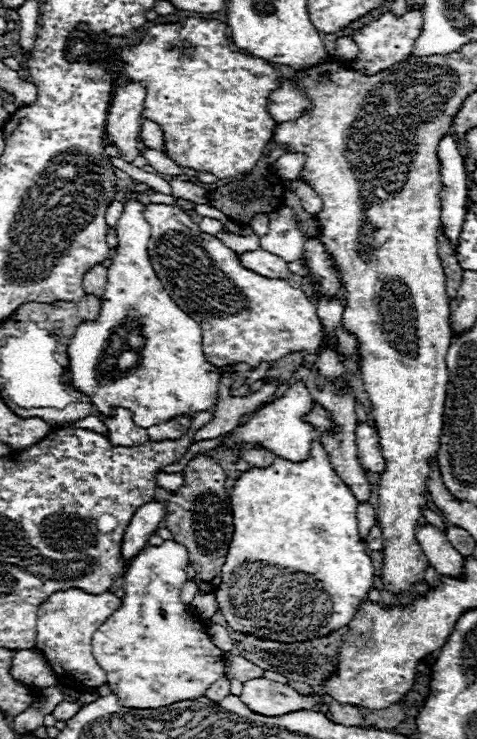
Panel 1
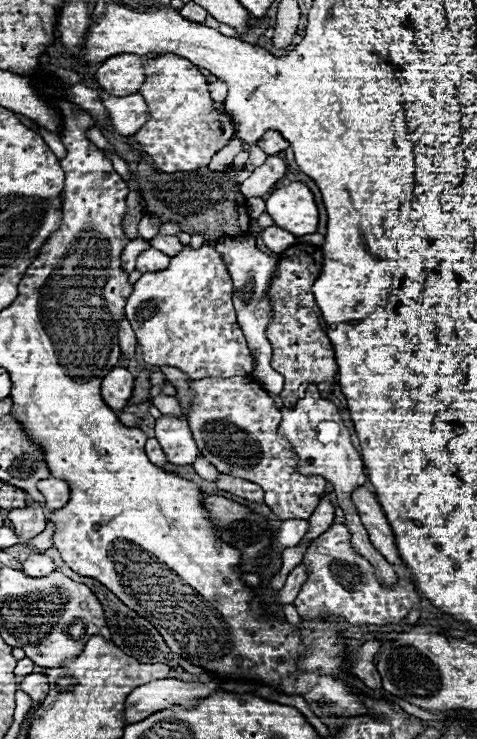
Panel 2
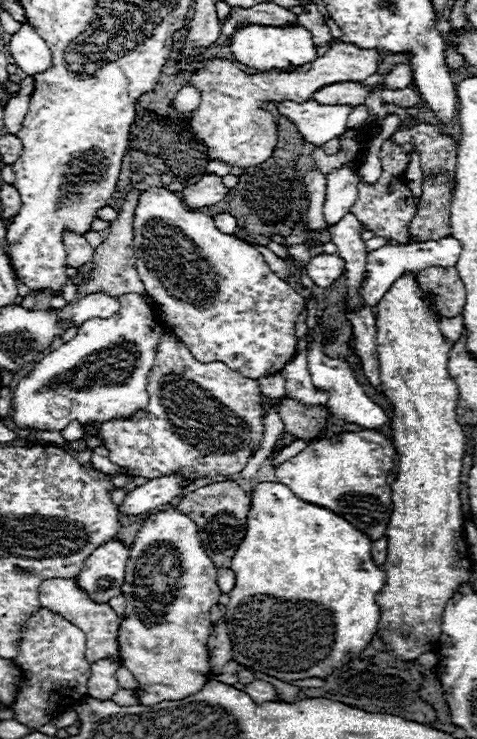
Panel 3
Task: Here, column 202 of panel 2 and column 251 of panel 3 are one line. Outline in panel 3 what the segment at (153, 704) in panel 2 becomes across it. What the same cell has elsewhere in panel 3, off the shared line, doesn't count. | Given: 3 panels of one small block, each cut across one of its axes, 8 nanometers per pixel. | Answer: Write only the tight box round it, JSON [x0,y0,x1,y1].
[246,680,278,702]

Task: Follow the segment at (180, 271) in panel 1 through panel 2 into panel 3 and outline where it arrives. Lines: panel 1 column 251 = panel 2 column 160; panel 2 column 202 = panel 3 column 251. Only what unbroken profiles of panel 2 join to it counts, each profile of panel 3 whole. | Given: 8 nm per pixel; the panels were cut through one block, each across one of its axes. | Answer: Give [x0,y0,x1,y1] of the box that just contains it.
[132,186,306,378]

